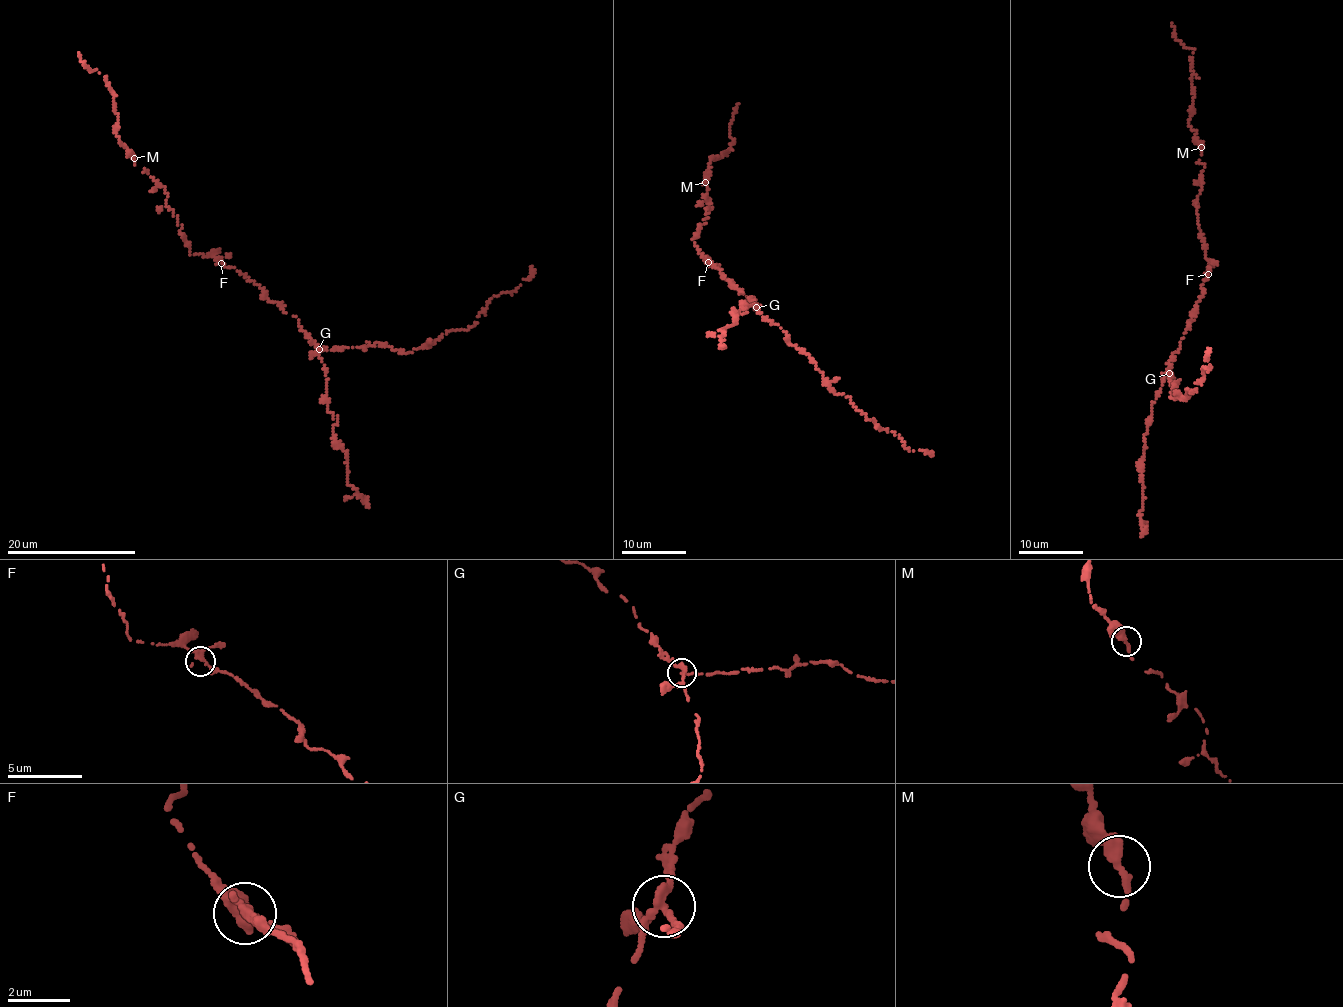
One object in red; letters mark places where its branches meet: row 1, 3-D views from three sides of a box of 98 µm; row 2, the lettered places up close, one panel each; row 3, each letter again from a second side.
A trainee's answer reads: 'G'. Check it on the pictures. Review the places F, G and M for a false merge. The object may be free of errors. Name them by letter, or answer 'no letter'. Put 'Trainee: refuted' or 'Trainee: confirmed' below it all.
G
Trainee: confirmed

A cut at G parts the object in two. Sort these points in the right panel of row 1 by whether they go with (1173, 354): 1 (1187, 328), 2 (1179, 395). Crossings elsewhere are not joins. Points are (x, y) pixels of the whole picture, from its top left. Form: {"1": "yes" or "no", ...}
{"1": "yes", "2": "no"}

